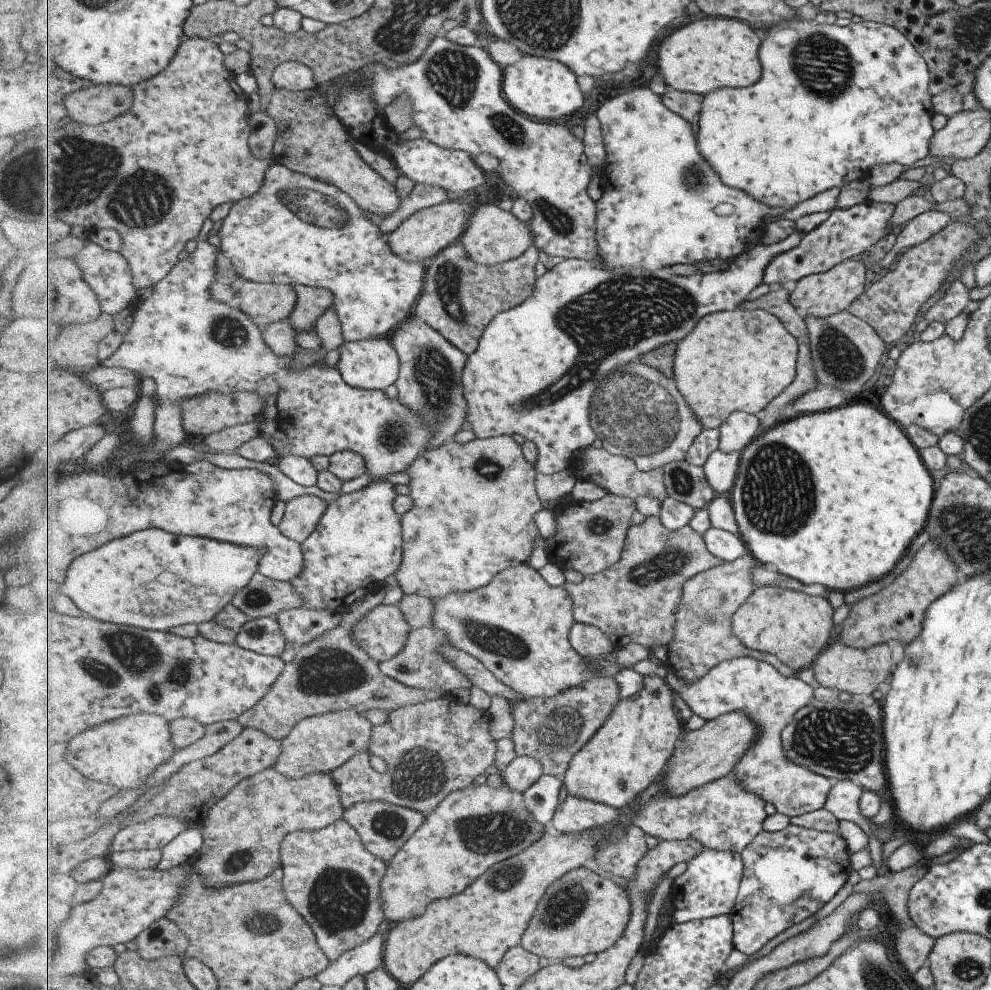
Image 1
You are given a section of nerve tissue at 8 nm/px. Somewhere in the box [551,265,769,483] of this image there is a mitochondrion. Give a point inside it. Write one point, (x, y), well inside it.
(640, 413)

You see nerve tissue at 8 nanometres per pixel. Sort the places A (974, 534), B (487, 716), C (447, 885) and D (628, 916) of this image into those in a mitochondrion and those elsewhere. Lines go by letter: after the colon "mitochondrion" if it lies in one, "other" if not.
A: mitochondrion
B: other
C: other
D: other

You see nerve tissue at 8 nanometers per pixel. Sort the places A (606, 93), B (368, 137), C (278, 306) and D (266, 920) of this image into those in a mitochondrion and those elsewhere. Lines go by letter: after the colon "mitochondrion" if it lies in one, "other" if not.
A: other
B: other
C: other
D: mitochondrion

